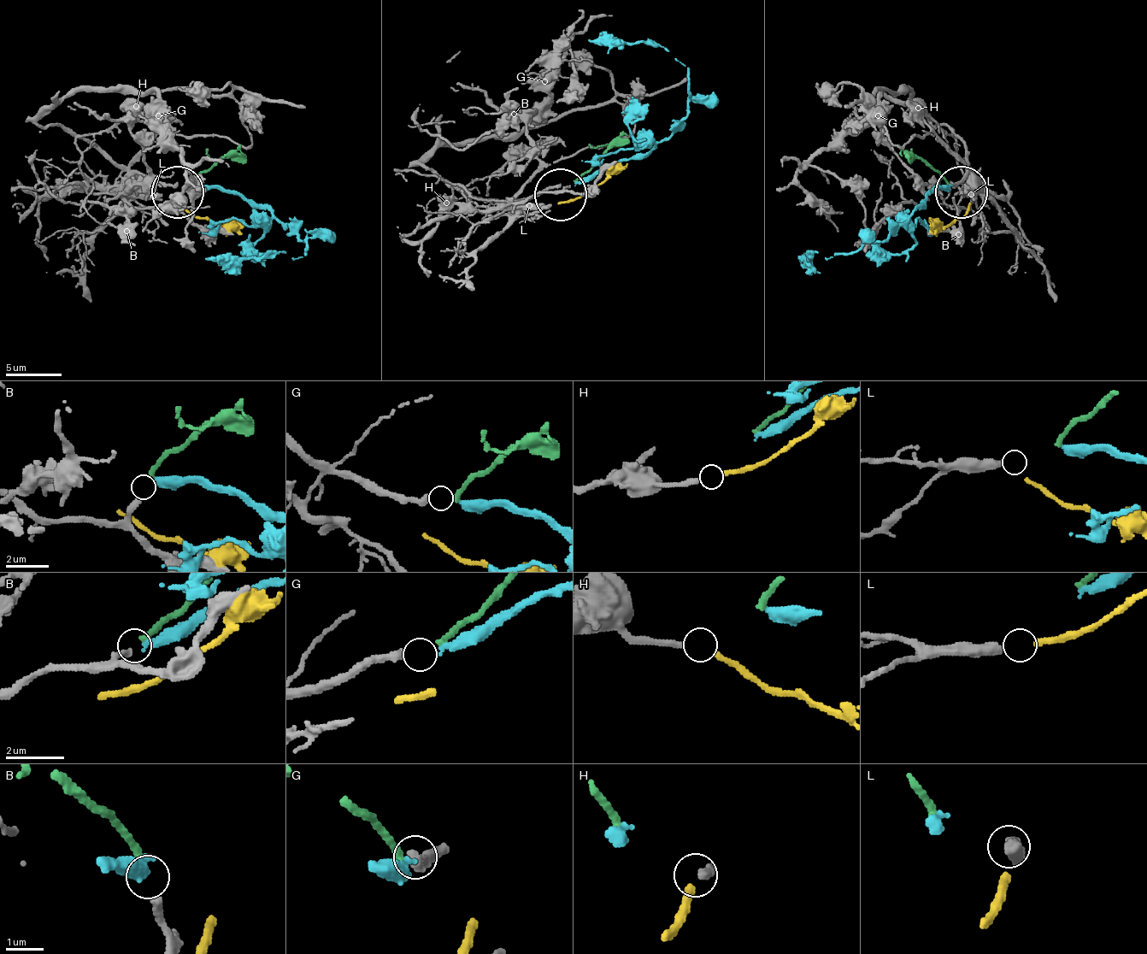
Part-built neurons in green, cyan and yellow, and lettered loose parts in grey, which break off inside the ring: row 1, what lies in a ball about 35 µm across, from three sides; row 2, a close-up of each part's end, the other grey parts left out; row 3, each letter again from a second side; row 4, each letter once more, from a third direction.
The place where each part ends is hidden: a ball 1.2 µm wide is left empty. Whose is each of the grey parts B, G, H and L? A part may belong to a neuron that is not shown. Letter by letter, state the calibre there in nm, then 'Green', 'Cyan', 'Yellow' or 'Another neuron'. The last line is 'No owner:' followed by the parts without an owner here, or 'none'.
B: Thickness 240 nm. Green
G: Thickness 300 nm. Cyan
H: Thickness 240 nm. Yellow
L: Thickness 400 nm. Another neuron
No owner: L

